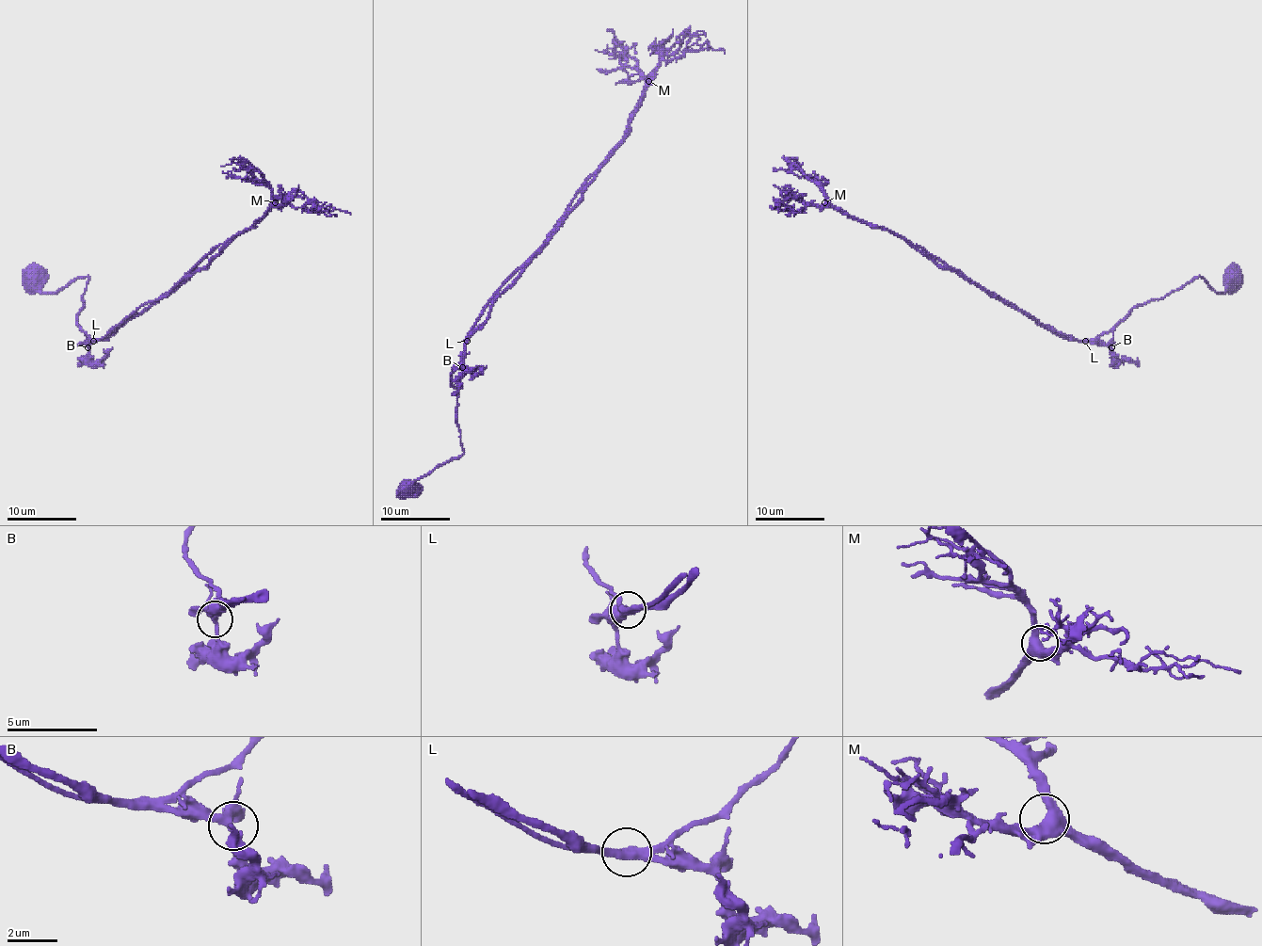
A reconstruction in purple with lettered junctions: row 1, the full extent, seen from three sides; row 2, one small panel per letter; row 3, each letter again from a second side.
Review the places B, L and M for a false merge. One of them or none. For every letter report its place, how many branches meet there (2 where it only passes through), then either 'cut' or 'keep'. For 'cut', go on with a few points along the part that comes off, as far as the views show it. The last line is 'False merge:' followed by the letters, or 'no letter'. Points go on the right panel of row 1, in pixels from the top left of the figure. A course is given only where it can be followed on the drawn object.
B: (1111, 347) | 4 | keep
L: (1085, 341) | 2 | keep
M: (824, 202) | 3 | keep
False merge: no letter

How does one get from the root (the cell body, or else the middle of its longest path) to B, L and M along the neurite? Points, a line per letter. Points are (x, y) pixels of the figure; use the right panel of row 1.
B: (1004, 302), (1033, 316), (1051, 329), (1078, 340), (1108, 344), (1111, 347)
L: (1004, 302), (1033, 316), (1051, 329), (1085, 340)
M: (1004, 302), (958, 273), (935, 264), (902, 238), (878, 226), (854, 219), (824, 202)

